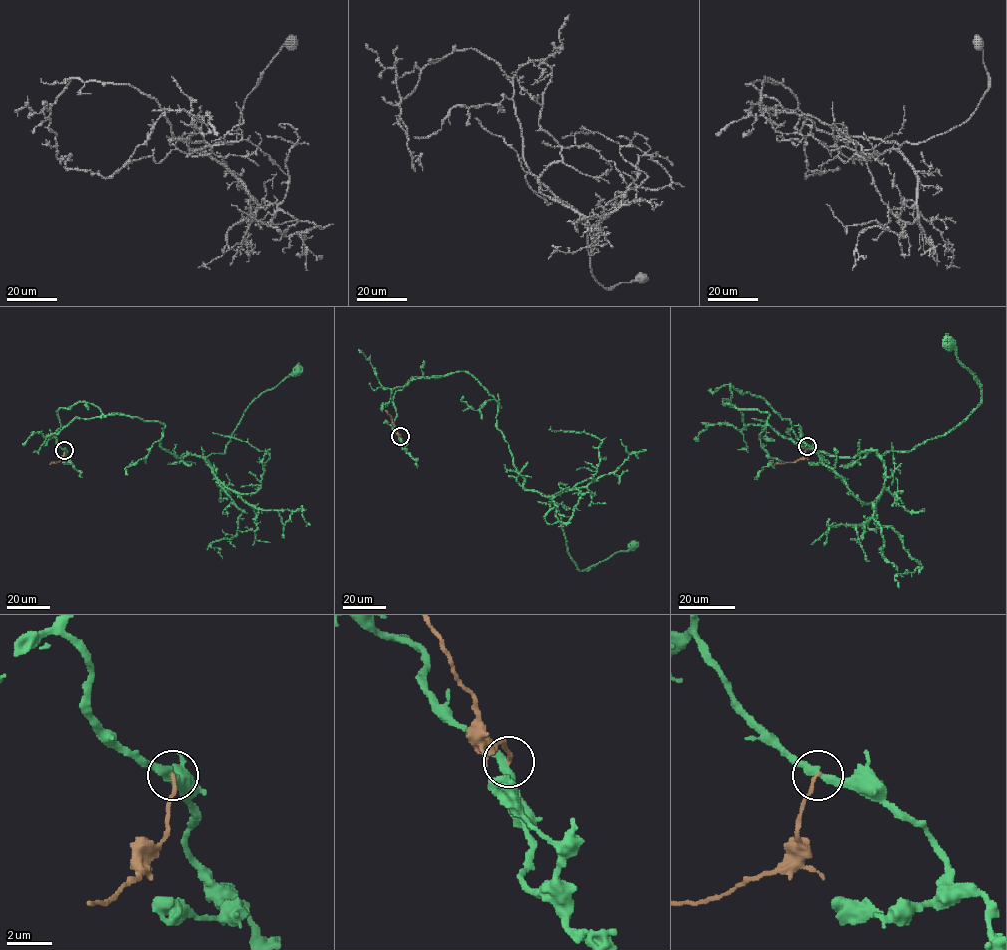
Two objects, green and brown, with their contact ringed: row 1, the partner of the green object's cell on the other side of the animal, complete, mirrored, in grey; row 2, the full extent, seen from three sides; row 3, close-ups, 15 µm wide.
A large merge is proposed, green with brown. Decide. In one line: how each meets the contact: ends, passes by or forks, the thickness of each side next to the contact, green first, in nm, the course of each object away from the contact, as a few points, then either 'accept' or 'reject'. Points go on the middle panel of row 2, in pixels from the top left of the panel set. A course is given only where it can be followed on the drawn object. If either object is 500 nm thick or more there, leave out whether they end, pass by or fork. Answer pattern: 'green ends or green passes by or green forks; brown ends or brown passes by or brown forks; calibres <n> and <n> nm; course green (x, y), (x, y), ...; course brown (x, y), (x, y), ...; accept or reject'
green passes by; brown ends; calibres 360 and 160 nm; course green (400, 436), (396, 391), (468, 372), (580, 571), (632, 546); course brown (400, 436), (385, 410); reject

